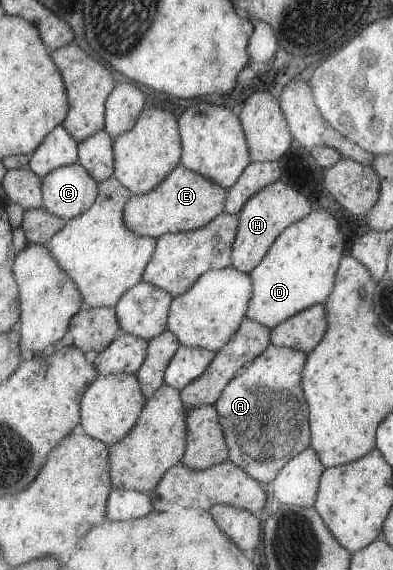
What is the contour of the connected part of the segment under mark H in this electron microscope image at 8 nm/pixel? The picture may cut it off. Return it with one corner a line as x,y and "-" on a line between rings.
280,179
261,188
247,199
237,214
237,229
231,244
231,266
240,272
249,273
264,258
278,234
312,210
310,201
301,192

